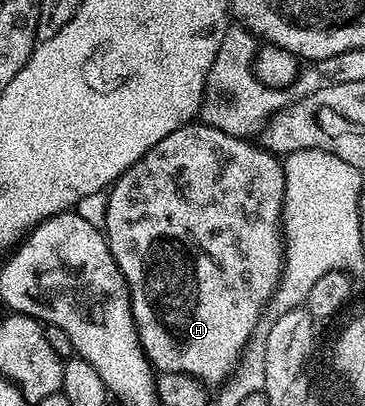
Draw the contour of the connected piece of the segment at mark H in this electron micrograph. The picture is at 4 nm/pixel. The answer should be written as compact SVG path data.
M201 120L176 128L176 132L164 136L156 148L148 148L128 172L124 172L107 193L107 216L104 233L112 256L130 289L132 316L140 344L146 359L158 372L181 372L201 378L207 387L221 387L238 368L244 351L251 345L250 337L262 318L262 306L269 307L274 290L282 279L284 261L284 235L282 232L282 205L286 191L286 168L283 159L271 150L264 149L257 141L228 135L220 128L207 126Z

